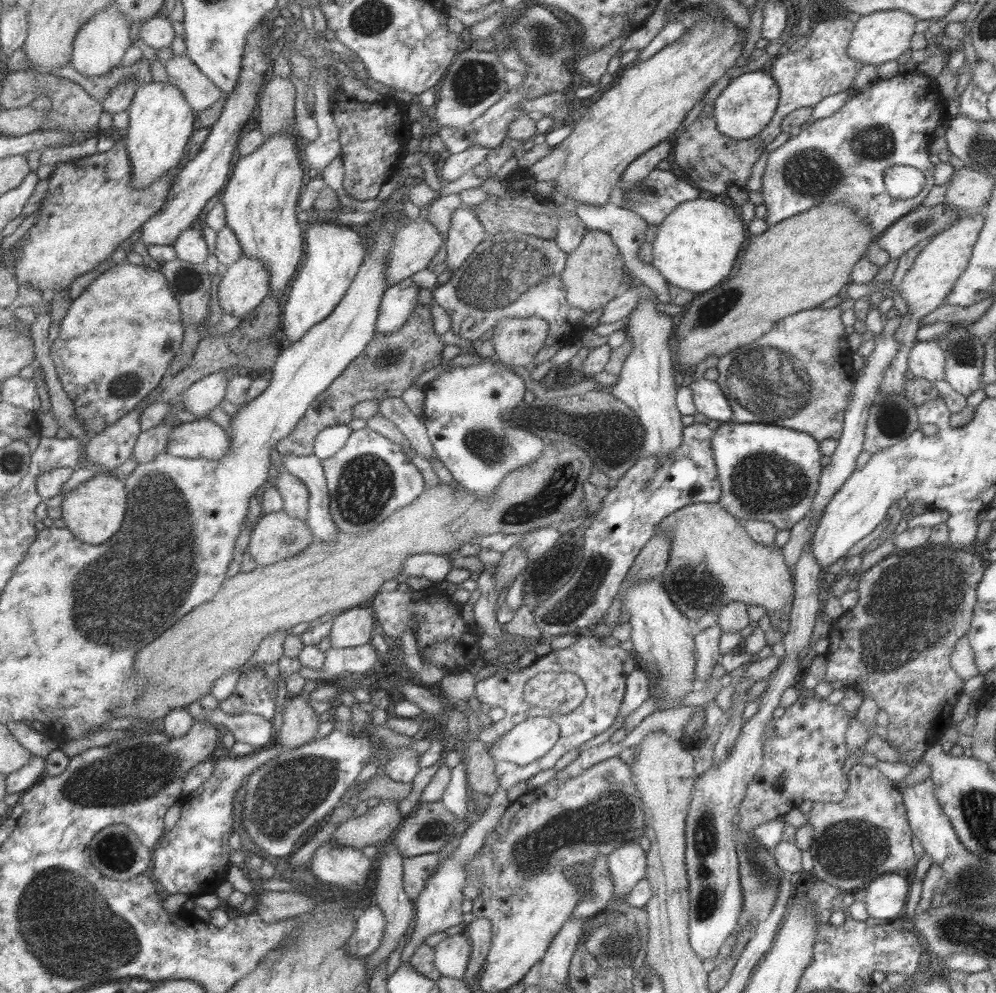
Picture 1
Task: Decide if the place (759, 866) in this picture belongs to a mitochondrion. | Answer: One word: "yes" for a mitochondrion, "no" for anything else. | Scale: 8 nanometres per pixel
yes

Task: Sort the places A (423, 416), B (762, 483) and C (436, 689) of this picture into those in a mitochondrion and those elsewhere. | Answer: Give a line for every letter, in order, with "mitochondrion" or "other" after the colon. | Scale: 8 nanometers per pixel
A: other
B: mitochondrion
C: other

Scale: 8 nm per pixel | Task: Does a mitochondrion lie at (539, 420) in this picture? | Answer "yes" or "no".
yes

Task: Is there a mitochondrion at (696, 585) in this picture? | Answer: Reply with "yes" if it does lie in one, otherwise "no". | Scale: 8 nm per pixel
yes

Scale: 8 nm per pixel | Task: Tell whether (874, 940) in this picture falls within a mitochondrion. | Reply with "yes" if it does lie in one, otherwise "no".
no

